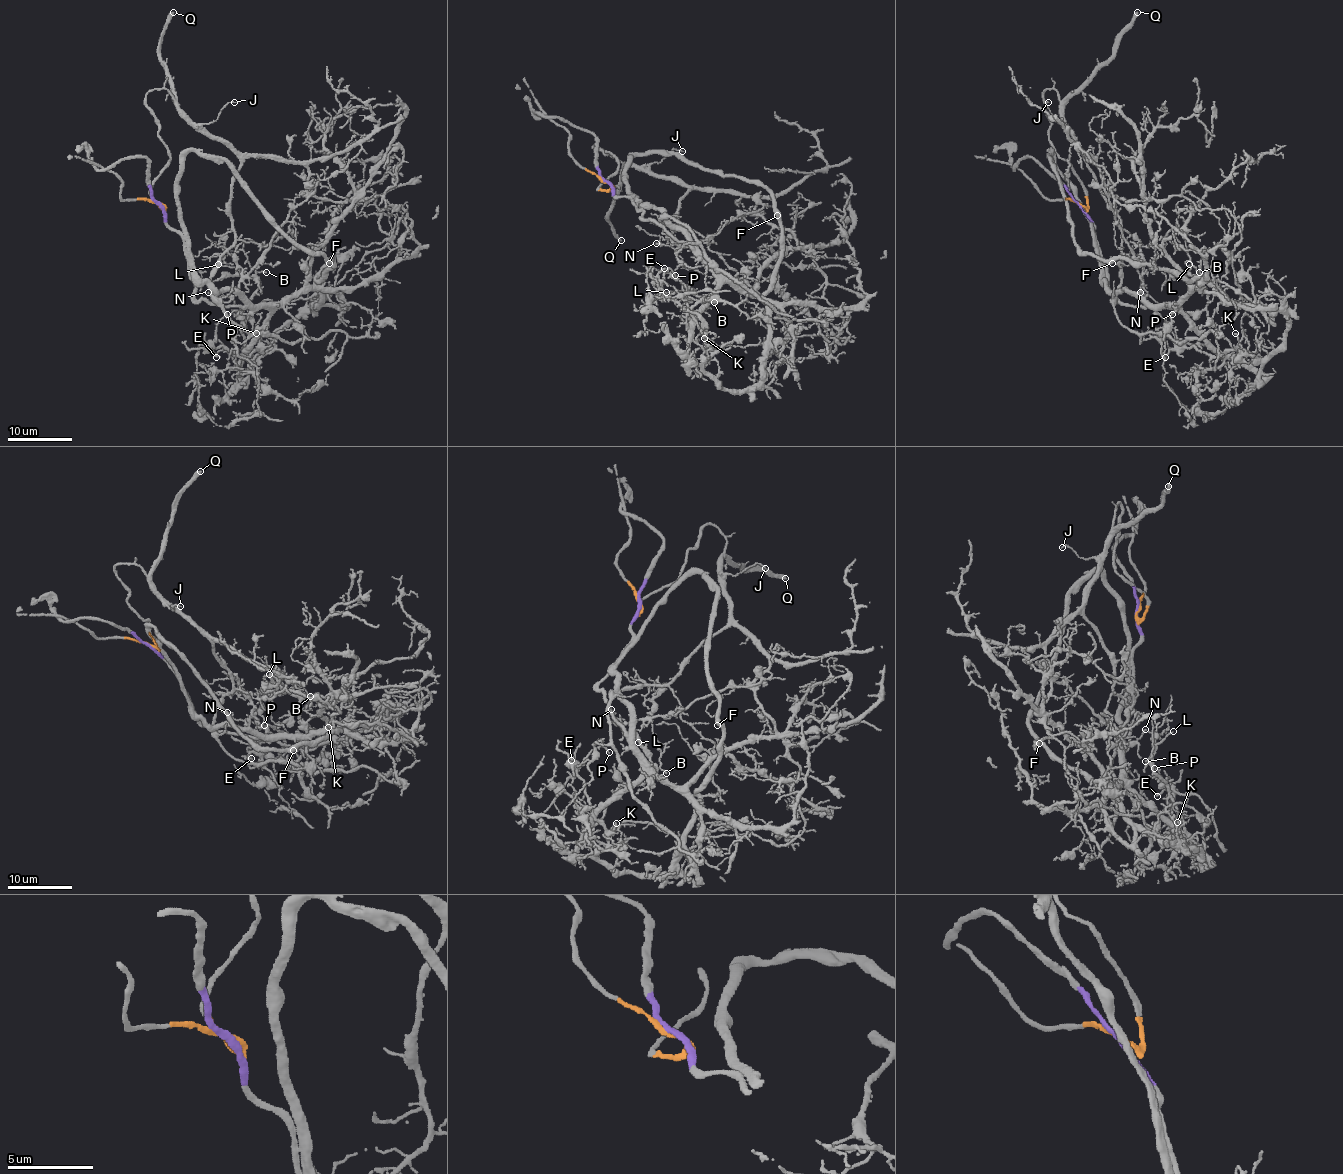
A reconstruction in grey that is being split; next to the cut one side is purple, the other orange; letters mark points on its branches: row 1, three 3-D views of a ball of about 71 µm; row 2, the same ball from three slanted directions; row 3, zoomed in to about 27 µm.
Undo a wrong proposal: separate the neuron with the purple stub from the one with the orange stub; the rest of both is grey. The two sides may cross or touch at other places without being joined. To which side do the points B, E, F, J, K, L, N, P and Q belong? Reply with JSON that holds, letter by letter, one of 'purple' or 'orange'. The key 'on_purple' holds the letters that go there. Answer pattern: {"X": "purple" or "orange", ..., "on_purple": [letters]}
{"B": "purple", "E": "purple", "F": "purple", "J": "orange", "K": "purple", "L": "purple", "N": "purple", "P": "purple", "Q": "orange", "on_purple": ["B", "E", "F", "K", "L", "N", "P"]}

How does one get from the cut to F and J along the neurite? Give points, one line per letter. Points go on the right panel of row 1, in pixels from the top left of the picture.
F: (1079, 203), (1093, 231), (1075, 187), (1062, 174), (1051, 151), (1072, 237), (1092, 255), (1113, 263)
J: (1079, 203), (1087, 206), (1085, 187), (1049, 140), (1051, 119), (1043, 94), (1053, 88), (1062, 123), (1048, 102)

